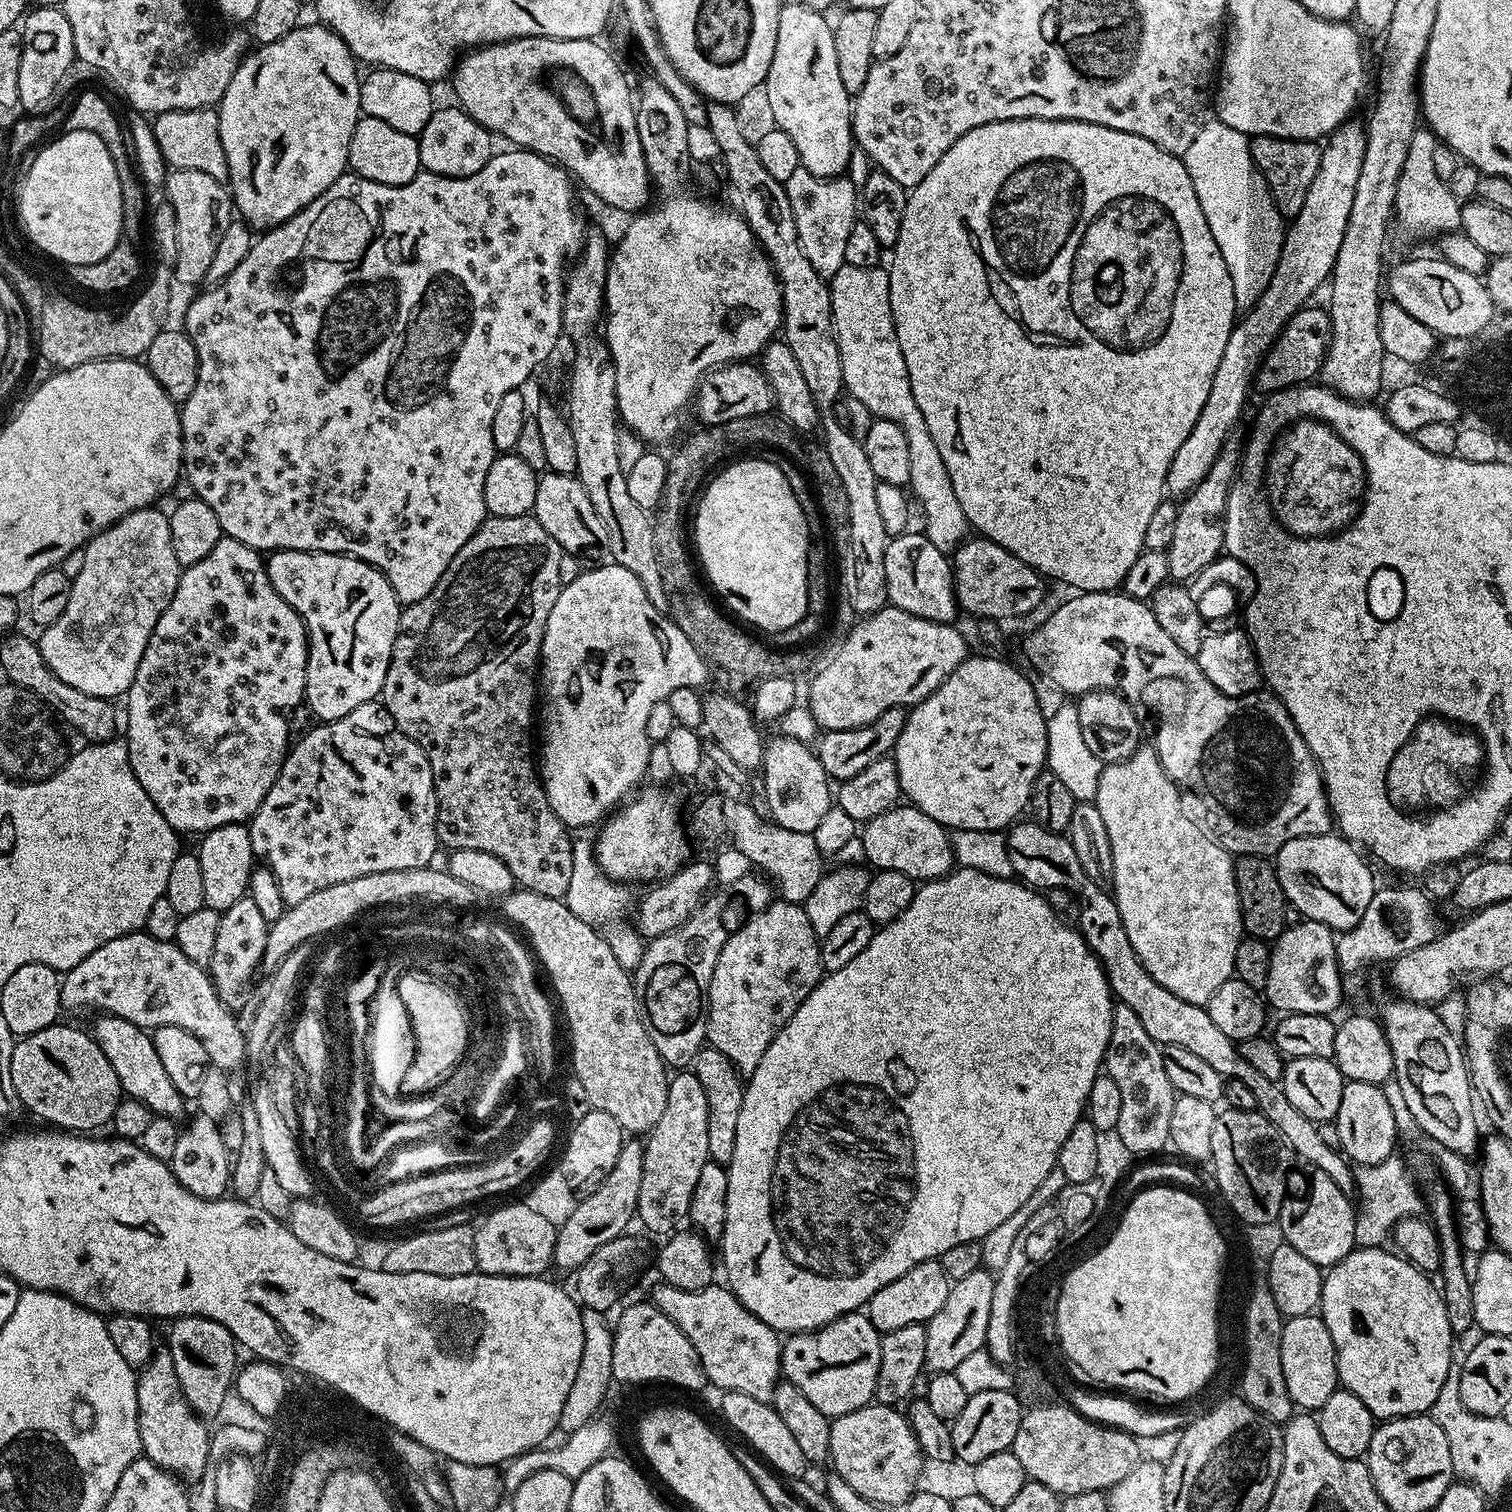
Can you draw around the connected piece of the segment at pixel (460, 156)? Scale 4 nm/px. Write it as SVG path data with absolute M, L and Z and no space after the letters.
M437 107L433 111L430 122L426 122L418 137L420 141L418 154L423 171L461 180L470 174L478 174L478 170L482 170L486 162L490 162L490 158L494 155L494 147L492 148L494 136L469 112L464 111L463 107L455 107Z

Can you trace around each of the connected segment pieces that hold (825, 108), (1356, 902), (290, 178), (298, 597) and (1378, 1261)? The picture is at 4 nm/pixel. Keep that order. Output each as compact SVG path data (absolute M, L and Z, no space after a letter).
M796 2L796 4L785 3L781 7L780 17L778 18L778 42L774 46L774 58L770 62L768 79L762 85L762 92L768 95L768 112L772 115L771 123L775 127L781 128L786 134L790 134L790 139L794 142L794 146L800 155L800 167L814 176L825 178L839 177L841 174L847 173L848 163L852 160L852 152L854 153L854 141L852 139L853 97L846 90L846 86L842 82L842 74L838 70L838 50L834 50L834 34L832 33L832 24L830 20L827 20L828 18L825 13L818 10L810 10L803 2Z
M1339 834L1287 840L1274 857L1285 900L1300 911L1305 921L1324 923L1337 933L1350 931L1362 918L1378 887L1378 881L1359 854L1357 845Z
M319 22L306 24L296 27L290 34L286 34L286 38L282 38L278 42L259 45L255 49L256 53L253 51L251 54L245 55L244 59L240 61L234 78L230 78L230 86L226 86L226 94L220 99L218 105L222 150L226 150L227 183L230 185L232 203L235 211L256 230L278 227L282 221L289 220L307 204L314 202L314 198L318 198L338 177L345 175L348 168L350 138L354 134L354 126L359 122L362 115L360 110L360 81L362 76L361 73L356 73L356 67L358 67L356 57L352 55L346 42L342 42L342 38L338 38L338 34L334 34L323 24Z
M280 550L267 557L268 577L278 594L304 619L308 630L308 665L304 700L306 708L320 722L337 720L358 706L371 704L384 691L386 670L394 650L396 635L400 632L402 605L390 582L374 566L353 556L333 552L303 552Z
M1387 1247L1379 1248L1353 1248L1350 1254L1346 1254L1346 1258L1342 1258L1337 1264L1333 1264L1331 1268L1324 1272L1324 1285L1322 1286L1322 1298L1320 1299L1320 1307L1318 1315L1326 1322L1326 1330L1330 1330L1330 1338L1334 1338L1334 1350L1336 1351L1336 1375L1339 1383L1342 1385L1343 1391L1354 1394L1354 1398L1359 1398L1362 1406L1366 1406L1366 1410L1370 1410L1370 1414L1377 1421L1395 1420L1397 1416L1419 1416L1427 1413L1429 1408L1434 1406L1435 1399L1441 1393L1442 1384L1446 1382L1447 1371L1454 1363L1452 1356L1452 1339L1454 1333L1450 1326L1450 1318L1446 1318L1446 1306L1444 1305L1444 1297L1441 1289L1435 1283L1432 1284L1427 1275L1421 1272L1416 1265L1405 1260L1403 1256L1395 1251L1389 1250Z

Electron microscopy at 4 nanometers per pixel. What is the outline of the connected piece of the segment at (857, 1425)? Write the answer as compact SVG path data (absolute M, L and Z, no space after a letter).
M873 1402L830 1423L831 1467L871 1504L903 1506L917 1491L916 1479L925 1459L907 1415L893 1405Z

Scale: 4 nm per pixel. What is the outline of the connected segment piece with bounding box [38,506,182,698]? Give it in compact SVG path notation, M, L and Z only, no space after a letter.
M149 506L134 510L130 514L126 514L116 524L111 524L109 528L99 532L93 540L84 545L86 562L82 565L78 578L72 580L70 602L66 602L66 610L62 610L58 622L47 625L41 631L44 633L38 636L42 658L46 658L46 666L50 666L50 670L54 670L54 674L58 674L58 678L62 678L62 682L66 682L66 686L74 686L74 690L82 690L82 694L94 694L105 698L120 698L127 693L128 688L134 682L134 674L138 670L138 662L142 662L142 654L146 650L146 642L150 638L158 618L166 610L166 606L170 606L170 602L174 598L174 590L180 581L182 565L178 562L178 558L174 558L174 546L170 542L168 516L165 513L160 513L158 509L159 507Z

